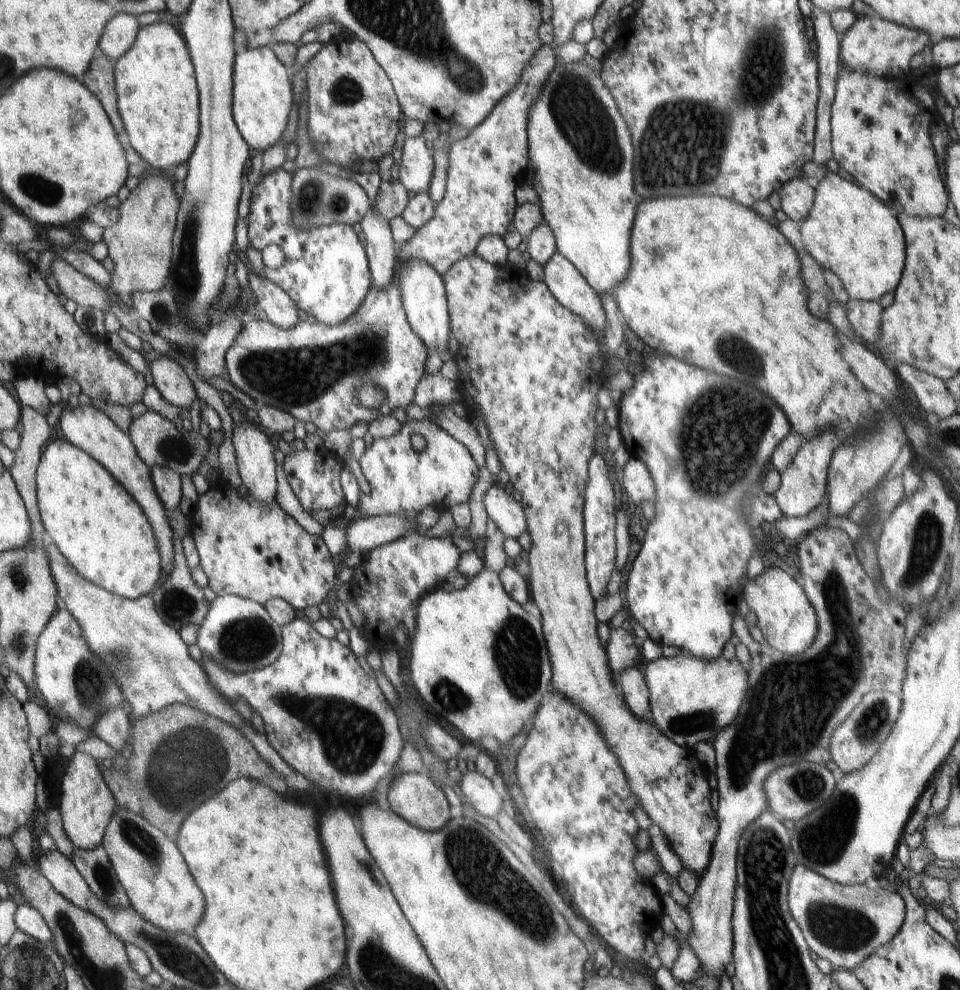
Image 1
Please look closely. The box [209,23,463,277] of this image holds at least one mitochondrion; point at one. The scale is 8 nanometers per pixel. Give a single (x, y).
(317, 195)

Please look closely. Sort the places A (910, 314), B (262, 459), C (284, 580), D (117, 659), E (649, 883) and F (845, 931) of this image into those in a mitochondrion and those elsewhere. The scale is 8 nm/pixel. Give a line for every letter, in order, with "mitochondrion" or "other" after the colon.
A: other
B: other
C: other
D: mitochondrion
E: other
F: mitochondrion

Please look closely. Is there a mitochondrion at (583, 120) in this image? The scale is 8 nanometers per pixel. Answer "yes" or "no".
yes

